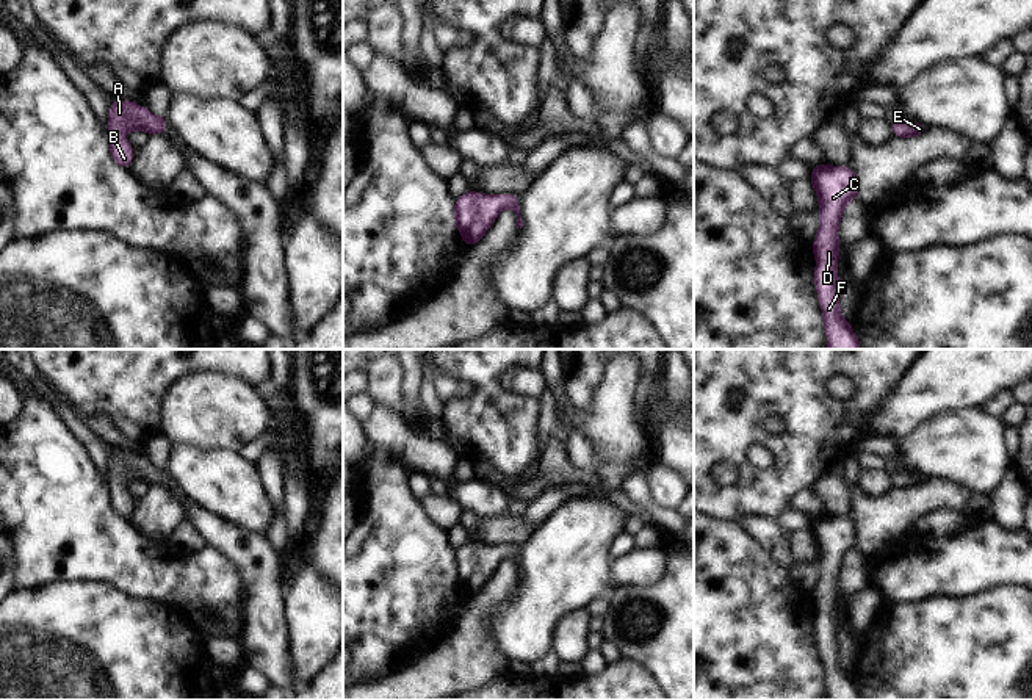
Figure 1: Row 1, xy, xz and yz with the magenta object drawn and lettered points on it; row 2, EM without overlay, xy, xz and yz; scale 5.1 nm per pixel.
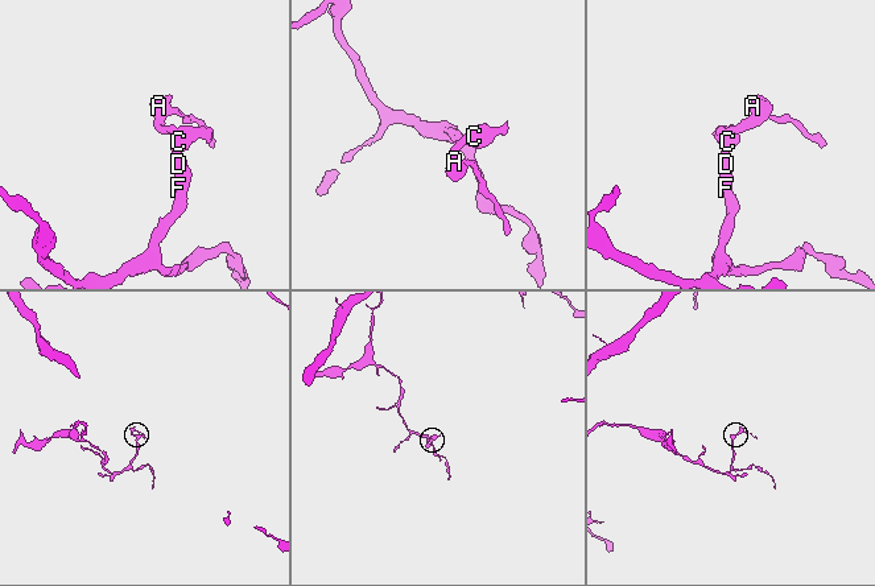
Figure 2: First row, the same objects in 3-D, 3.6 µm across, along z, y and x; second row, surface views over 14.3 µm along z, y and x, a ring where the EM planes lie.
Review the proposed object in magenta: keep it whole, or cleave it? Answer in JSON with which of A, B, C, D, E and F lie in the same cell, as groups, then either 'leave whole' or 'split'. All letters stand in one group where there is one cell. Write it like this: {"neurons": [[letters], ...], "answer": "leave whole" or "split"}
{"neurons": [["A", "B", "C", "D", "E", "F"]], "answer": "leave whole"}

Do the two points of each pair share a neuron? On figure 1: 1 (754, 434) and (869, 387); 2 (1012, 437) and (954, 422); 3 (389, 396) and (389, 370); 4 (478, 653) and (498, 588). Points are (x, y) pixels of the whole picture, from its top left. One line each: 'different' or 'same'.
1: same
2: different
3: same
4: same

